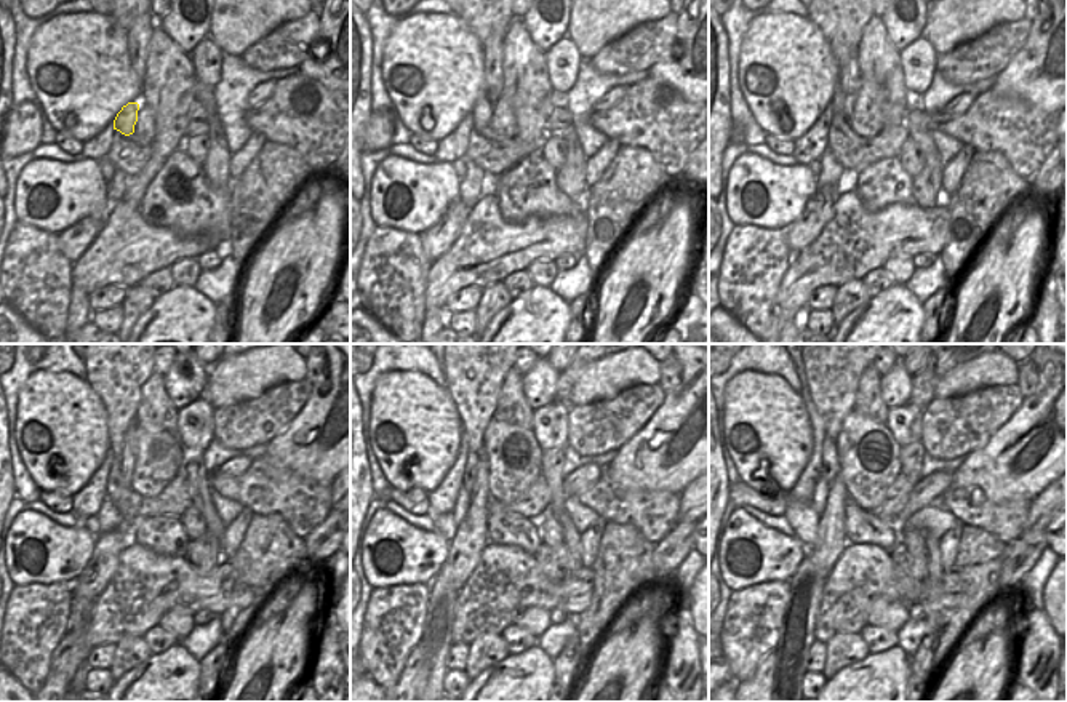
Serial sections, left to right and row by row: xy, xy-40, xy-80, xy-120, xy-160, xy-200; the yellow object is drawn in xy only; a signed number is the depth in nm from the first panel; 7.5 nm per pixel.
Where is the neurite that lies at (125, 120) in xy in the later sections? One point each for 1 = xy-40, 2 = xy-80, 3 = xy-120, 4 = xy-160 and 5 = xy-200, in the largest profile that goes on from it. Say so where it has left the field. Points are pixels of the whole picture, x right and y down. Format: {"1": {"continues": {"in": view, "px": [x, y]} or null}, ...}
{"1": {"continues": {"in": "xy-40", "px": [482, 111]}}, "2": {"continues": {"in": "xy-80", "px": [837, 103]}}, "3": {"continues": {"in": "xy-120", "px": [117, 376]}}, "4": {"continues": {"in": "xy-160", "px": [474, 376]}}, "5": {"continues": {"in": "xy-200", "px": [832, 376]}}}

